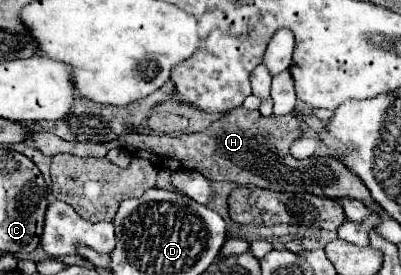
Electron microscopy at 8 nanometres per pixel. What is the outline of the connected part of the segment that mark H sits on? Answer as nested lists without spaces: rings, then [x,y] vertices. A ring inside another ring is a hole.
[[[236,108],[232,112],[226,112],[222,118],[212,122],[206,130],[194,132],[194,134],[182,134],[182,136],[144,136],[144,134],[128,134],[120,136],[118,140],[112,140],[108,144],[74,144],[60,140],[58,136],[52,136],[44,130],[34,130],[34,134],[28,138],[40,152],[46,156],[56,156],[62,152],[78,154],[78,156],[106,156],[112,148],[124,148],[132,156],[148,158],[158,168],[168,170],[196,170],[204,174],[208,180],[216,182],[236,182],[236,184],[252,184],[258,188],[278,190],[278,192],[310,192],[322,198],[356,198],[364,202],[372,212],[378,212],[380,206],[372,200],[368,188],[364,182],[350,174],[350,170],[336,160],[336,158],[322,158],[322,156],[310,156],[306,160],[296,160],[290,154],[290,146],[302,136],[300,128],[302,120],[296,112],[288,112],[284,116],[270,116],[264,118],[258,110],[246,110]]]

